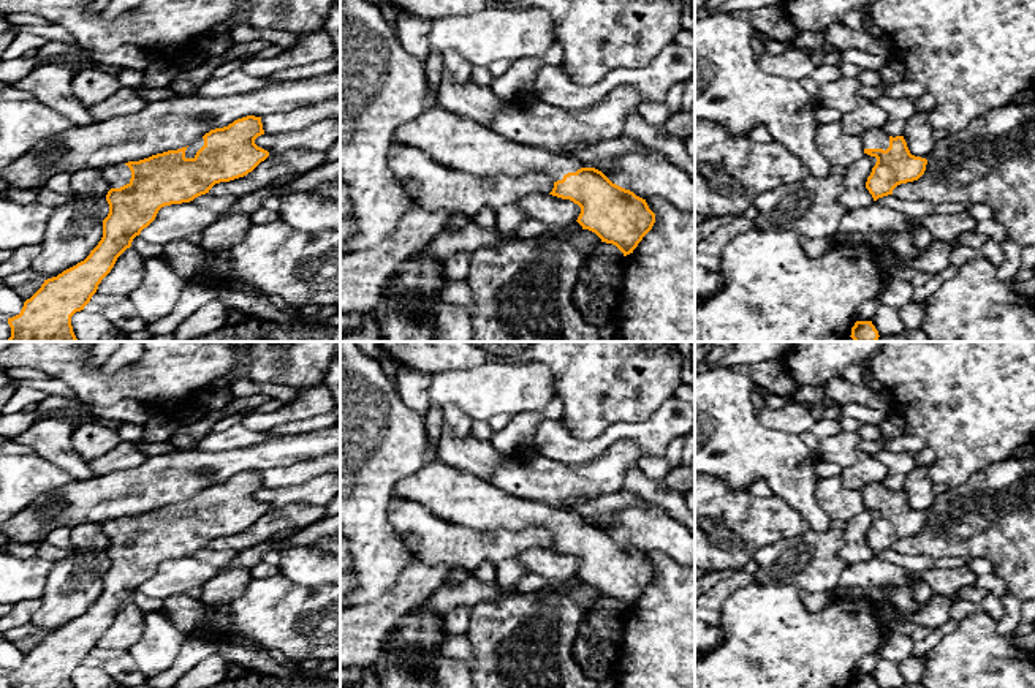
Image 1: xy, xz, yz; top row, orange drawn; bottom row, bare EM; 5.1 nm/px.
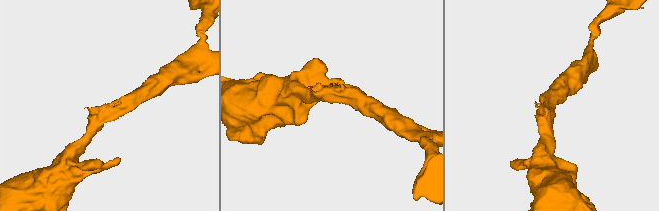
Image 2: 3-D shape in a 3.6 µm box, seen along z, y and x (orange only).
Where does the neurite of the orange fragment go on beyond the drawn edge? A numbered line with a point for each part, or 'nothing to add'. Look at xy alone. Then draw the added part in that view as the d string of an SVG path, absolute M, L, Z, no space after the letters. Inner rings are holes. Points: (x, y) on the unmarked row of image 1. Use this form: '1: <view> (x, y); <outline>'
1: xy (197, 498); M203 490L195 493L185 505L185 512L195 512L196 506L204 500Z

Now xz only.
1: xz (459, 497); M440 460L397 481L392 492L442 520L476 530L540 527L557 536L582 522L582 516L571 509L511 497Z

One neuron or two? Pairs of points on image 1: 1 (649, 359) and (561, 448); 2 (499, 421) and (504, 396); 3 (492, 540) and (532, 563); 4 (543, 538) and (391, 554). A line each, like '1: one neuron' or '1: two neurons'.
1: two neurons
2: two neurons
3: two neurons
4: two neurons

